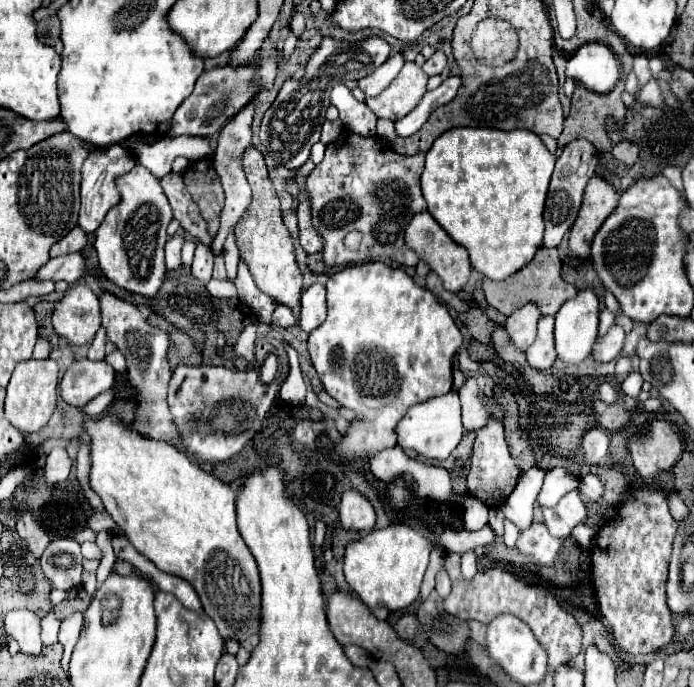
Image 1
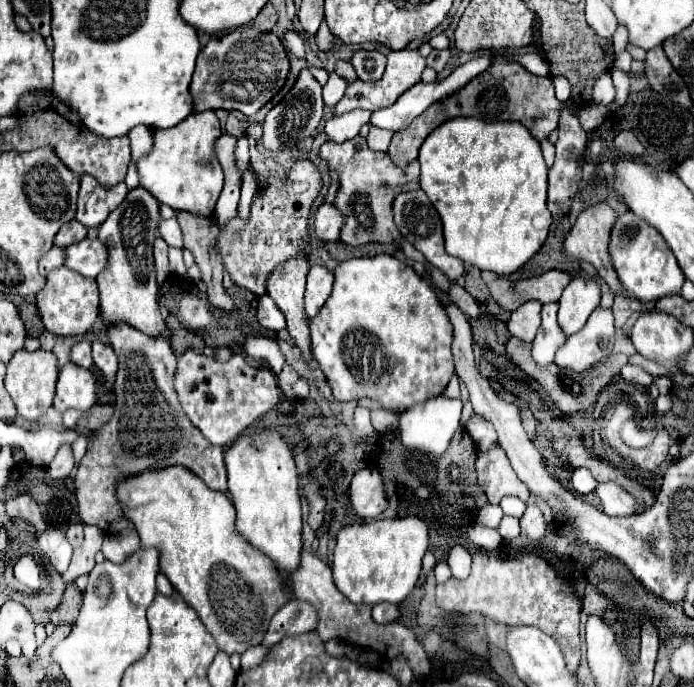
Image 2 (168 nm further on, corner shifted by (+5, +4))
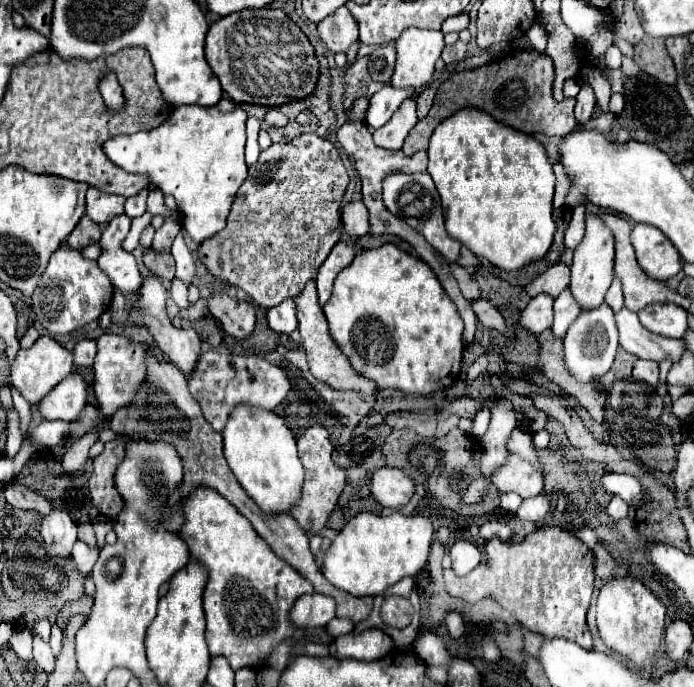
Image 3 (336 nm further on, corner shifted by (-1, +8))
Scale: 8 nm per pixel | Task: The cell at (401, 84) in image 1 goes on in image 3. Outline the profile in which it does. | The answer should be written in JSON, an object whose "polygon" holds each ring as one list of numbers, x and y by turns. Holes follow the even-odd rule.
{"polygon":[[415,27,403,31,403,35,397,39,397,63,391,77,391,87,421,89,431,79,441,51,441,31,423,31]]}

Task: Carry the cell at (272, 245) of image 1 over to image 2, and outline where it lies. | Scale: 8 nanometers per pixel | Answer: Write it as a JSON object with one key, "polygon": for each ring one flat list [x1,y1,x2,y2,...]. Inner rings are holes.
{"polygon":[[303,257,289,259,269,277,267,293,283,311,287,319,287,331,295,341,295,345,299,347,303,361,309,363,313,359,311,335,309,335,309,319,305,315,305,305,303,305,307,271,309,263]]}

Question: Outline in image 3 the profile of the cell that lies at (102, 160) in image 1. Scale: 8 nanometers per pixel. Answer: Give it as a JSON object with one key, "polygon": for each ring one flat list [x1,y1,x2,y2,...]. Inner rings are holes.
{"polygon":[[89,187,85,213,95,223,103,225,103,223,109,223,115,215,121,215,123,213,123,205,125,205,123,197,109,195,109,193,103,193,103,191,95,189,95,187]]}

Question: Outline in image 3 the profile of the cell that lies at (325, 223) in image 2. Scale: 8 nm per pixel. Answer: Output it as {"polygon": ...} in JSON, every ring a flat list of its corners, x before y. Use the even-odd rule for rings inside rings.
{"polygon":[[351,201,341,209,343,217,343,233,351,239,361,237,369,233,369,219,367,219,367,209,361,201]]}

